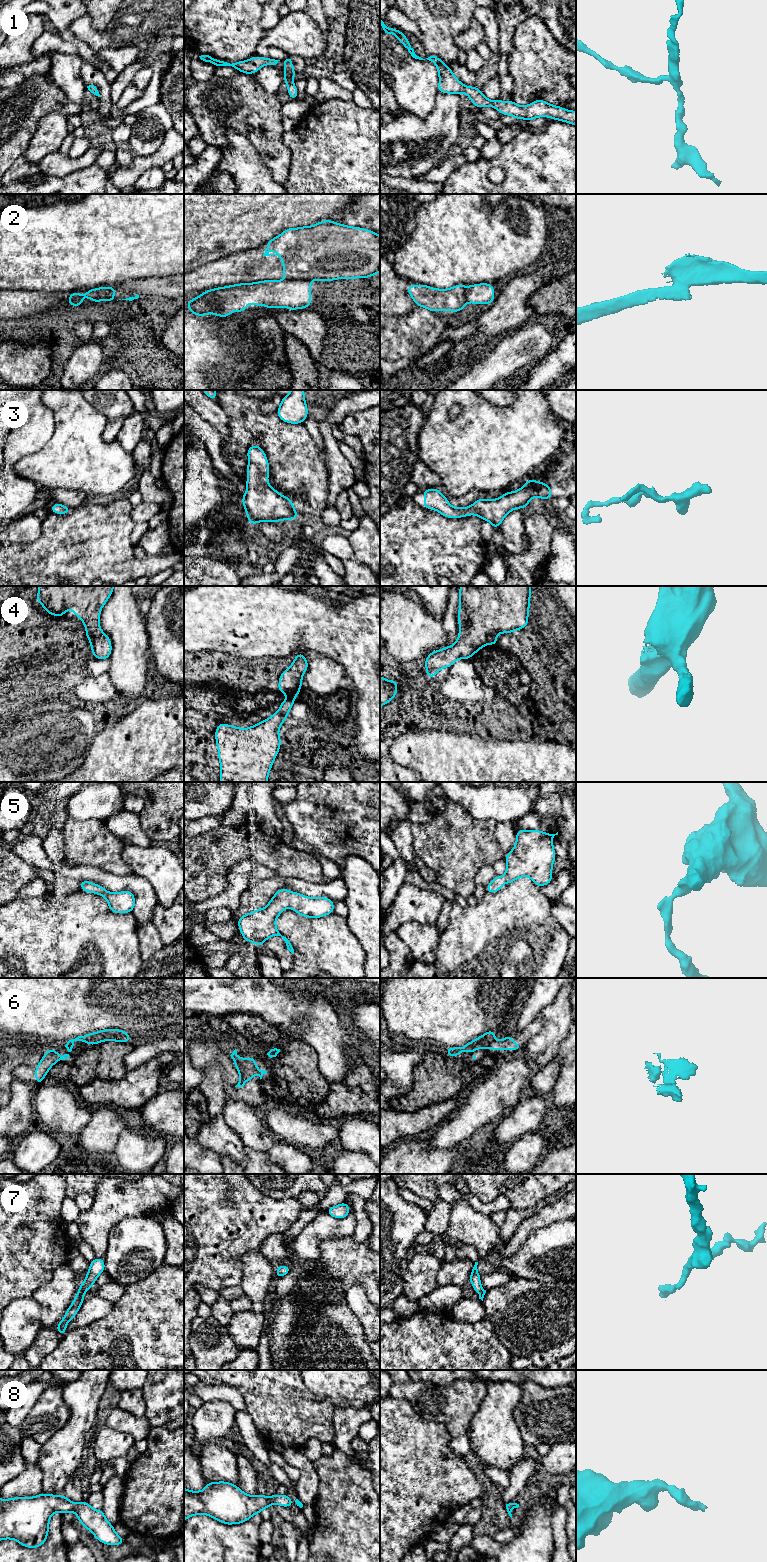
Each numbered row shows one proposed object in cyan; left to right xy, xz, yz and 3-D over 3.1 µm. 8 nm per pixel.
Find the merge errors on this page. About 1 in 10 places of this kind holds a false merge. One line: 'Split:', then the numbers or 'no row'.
Split: 2

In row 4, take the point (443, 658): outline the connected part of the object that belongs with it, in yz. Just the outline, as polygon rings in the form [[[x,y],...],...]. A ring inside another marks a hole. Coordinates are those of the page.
[[[460,586],[458,624],[459,636],[453,646],[432,651],[425,659],[426,675],[436,678],[441,668],[453,666],[457,659],[471,659],[482,647],[493,644],[498,646],[496,634],[509,634],[524,629],[528,624],[531,586]]]

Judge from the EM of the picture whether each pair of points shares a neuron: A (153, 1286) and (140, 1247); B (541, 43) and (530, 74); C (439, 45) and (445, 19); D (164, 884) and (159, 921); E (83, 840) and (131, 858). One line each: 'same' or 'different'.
A: different
B: same
C: same
D: different
E: different

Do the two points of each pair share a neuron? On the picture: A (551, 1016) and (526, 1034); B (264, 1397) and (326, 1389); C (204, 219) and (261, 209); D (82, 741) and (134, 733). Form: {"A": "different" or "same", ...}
{"A": "different", "B": "different", "C": "same", "D": "different"}

